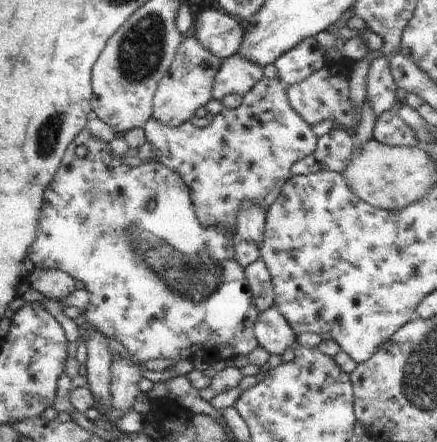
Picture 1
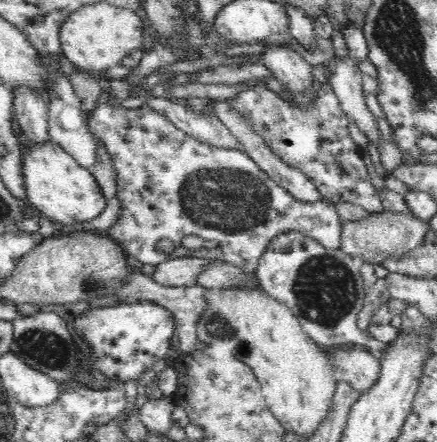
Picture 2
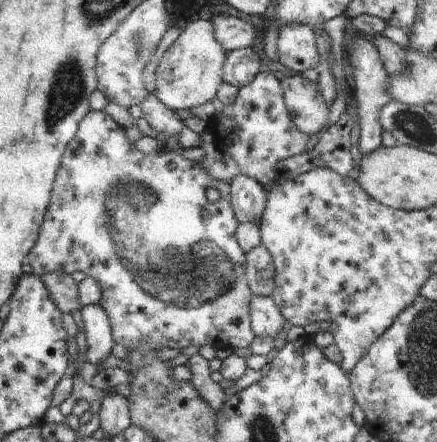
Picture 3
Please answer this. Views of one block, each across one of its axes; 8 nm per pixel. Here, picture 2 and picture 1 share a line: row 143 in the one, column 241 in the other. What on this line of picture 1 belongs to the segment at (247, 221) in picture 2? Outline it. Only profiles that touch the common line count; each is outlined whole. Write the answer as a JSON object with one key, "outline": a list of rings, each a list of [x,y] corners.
{"outline":[[[261,78],[243,96],[239,108],[223,108],[207,128],[199,128],[191,120],[171,126],[151,116],[145,124],[145,132],[153,144],[153,160],[179,170],[193,192],[197,214],[207,226],[215,222],[235,226],[237,212],[247,198],[269,210],[269,206],[279,200],[285,184],[293,178],[291,168],[319,148],[319,136],[315,136],[313,128],[291,108],[287,86],[279,78]]]}

